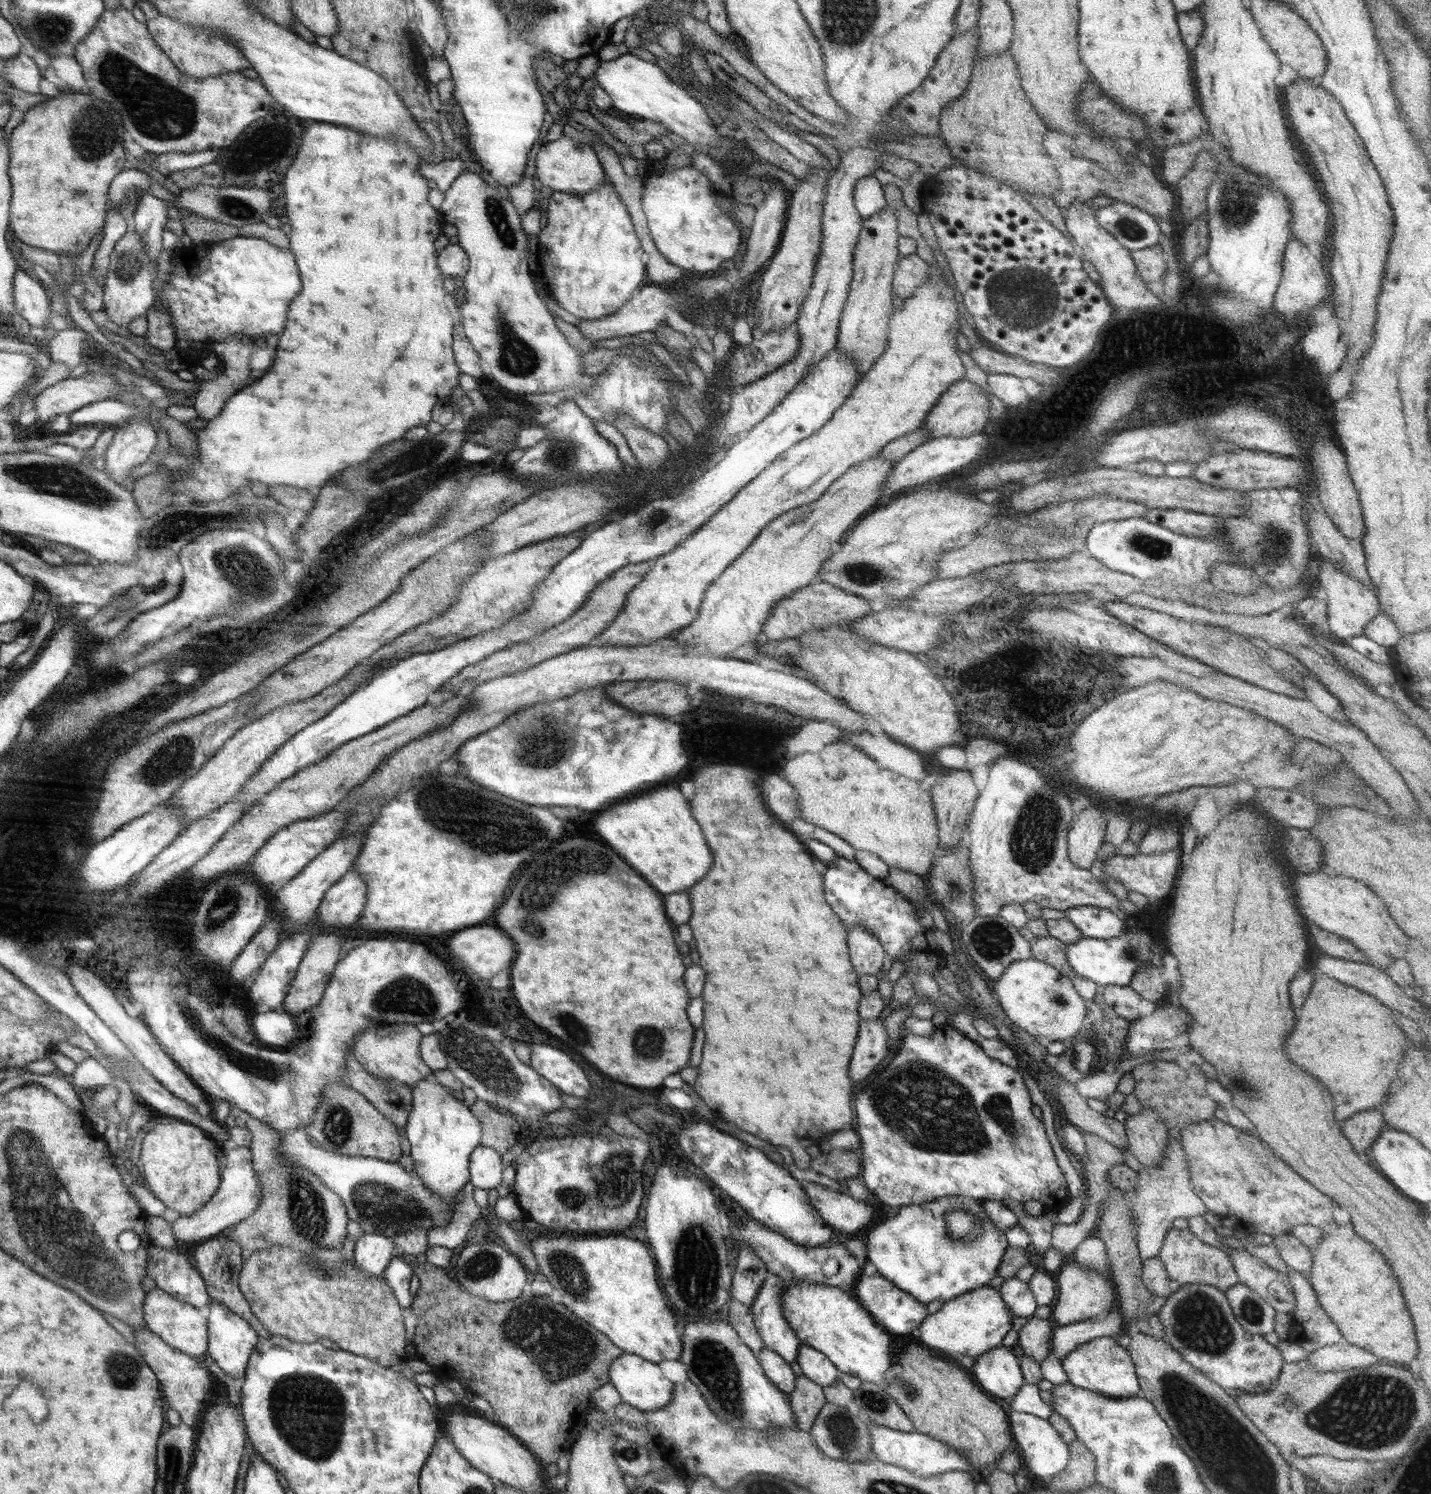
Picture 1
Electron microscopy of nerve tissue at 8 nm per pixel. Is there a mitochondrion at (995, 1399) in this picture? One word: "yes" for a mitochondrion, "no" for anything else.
no

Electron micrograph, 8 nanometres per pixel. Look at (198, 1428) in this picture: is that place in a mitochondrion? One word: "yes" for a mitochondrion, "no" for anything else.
no

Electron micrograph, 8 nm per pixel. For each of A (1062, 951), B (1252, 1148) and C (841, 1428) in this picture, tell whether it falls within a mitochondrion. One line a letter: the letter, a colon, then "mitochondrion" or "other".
A: other
B: mitochondrion
C: mitochondrion

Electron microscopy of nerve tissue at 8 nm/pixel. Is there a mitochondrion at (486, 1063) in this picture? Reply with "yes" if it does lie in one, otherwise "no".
yes

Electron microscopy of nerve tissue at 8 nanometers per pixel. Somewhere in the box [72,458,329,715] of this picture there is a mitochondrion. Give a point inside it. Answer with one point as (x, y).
(245, 574)

